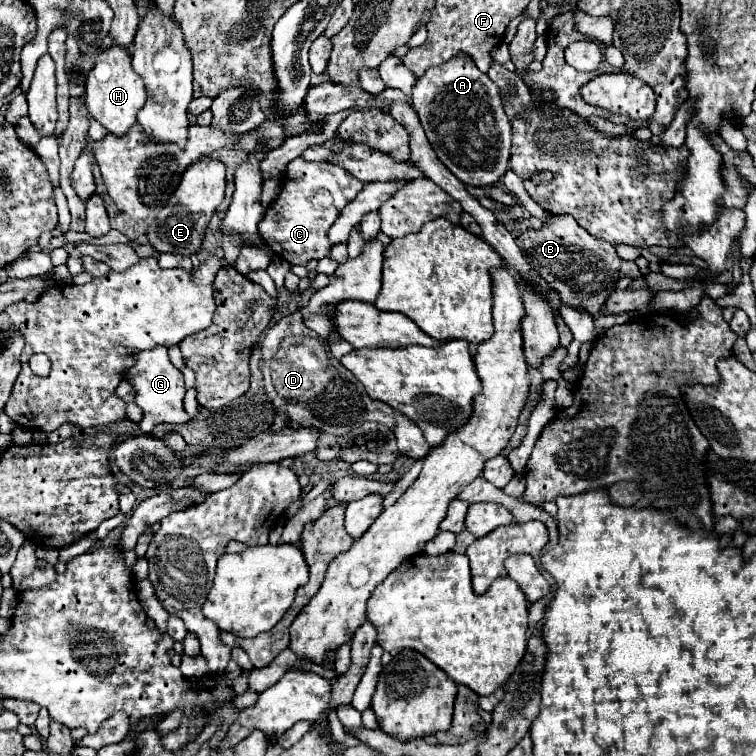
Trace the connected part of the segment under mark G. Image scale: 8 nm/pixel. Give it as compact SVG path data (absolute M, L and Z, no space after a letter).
M156 347L150 351L140 351L134 353L136 355L136 365L126 371L124 379L130 381L136 389L136 403L144 409L144 419L140 421L140 431L142 433L150 433L158 423L170 423L170 425L180 425L180 423L188 423L190 417L184 411L184 395L186 395L186 387L184 387L184 379L182 373L170 363L168 355L166 355L166 347Z

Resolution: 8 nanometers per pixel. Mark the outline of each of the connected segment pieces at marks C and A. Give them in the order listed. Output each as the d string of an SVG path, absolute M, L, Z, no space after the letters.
M294 159L288 163L282 175L282 191L272 207L266 209L266 215L258 225L258 233L262 235L264 243L290 265L306 265L310 259L328 257L332 243L328 241L326 233L332 227L332 221L336 221L336 217L342 213L344 205L348 205L348 201L352 201L362 187L362 181L338 165Z
M466 53L428 69L418 85L412 87L412 105L420 113L432 149L462 183L490 187L508 171L512 125L504 113L500 89Z

